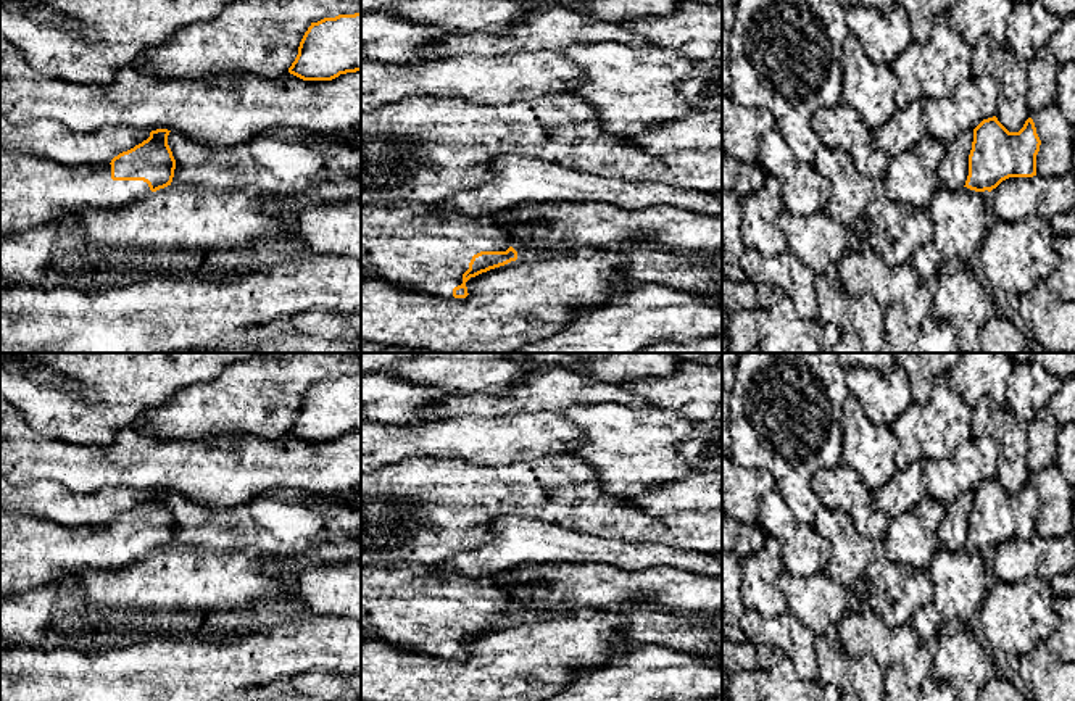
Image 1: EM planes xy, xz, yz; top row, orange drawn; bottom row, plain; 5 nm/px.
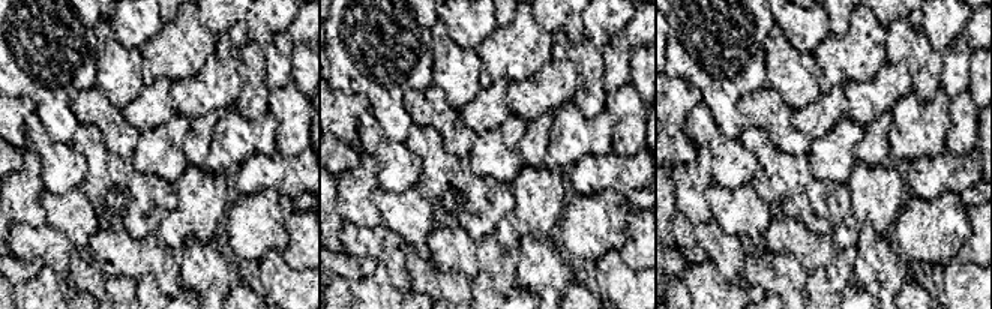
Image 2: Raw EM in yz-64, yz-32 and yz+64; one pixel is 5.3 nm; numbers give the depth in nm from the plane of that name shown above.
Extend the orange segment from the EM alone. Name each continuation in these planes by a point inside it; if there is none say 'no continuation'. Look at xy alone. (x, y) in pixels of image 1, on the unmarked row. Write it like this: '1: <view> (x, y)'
1: xy (34, 551)

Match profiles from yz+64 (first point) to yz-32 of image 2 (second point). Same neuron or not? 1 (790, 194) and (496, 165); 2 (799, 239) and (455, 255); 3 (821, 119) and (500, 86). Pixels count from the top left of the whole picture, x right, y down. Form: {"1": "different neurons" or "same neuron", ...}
{"1": "different neurons", "2": "same neuron", "3": "same neuron"}

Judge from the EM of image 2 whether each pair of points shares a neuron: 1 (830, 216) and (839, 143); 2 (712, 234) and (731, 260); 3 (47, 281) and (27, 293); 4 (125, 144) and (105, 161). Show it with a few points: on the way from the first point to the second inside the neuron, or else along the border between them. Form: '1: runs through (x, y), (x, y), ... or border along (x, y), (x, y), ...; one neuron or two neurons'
1: border along (806, 155), (809, 170), (824, 182); two neurons
2: runs through (715, 240), (727, 254); one neuron
3: runs through (42, 285), (32, 293); one neuron
4: border along (90, 126), (101, 132), (111, 152), (129, 161); two neurons

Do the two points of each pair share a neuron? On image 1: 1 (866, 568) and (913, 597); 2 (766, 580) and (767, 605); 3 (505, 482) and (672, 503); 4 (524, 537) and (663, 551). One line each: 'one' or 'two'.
1: one
2: one
3: two
4: one

